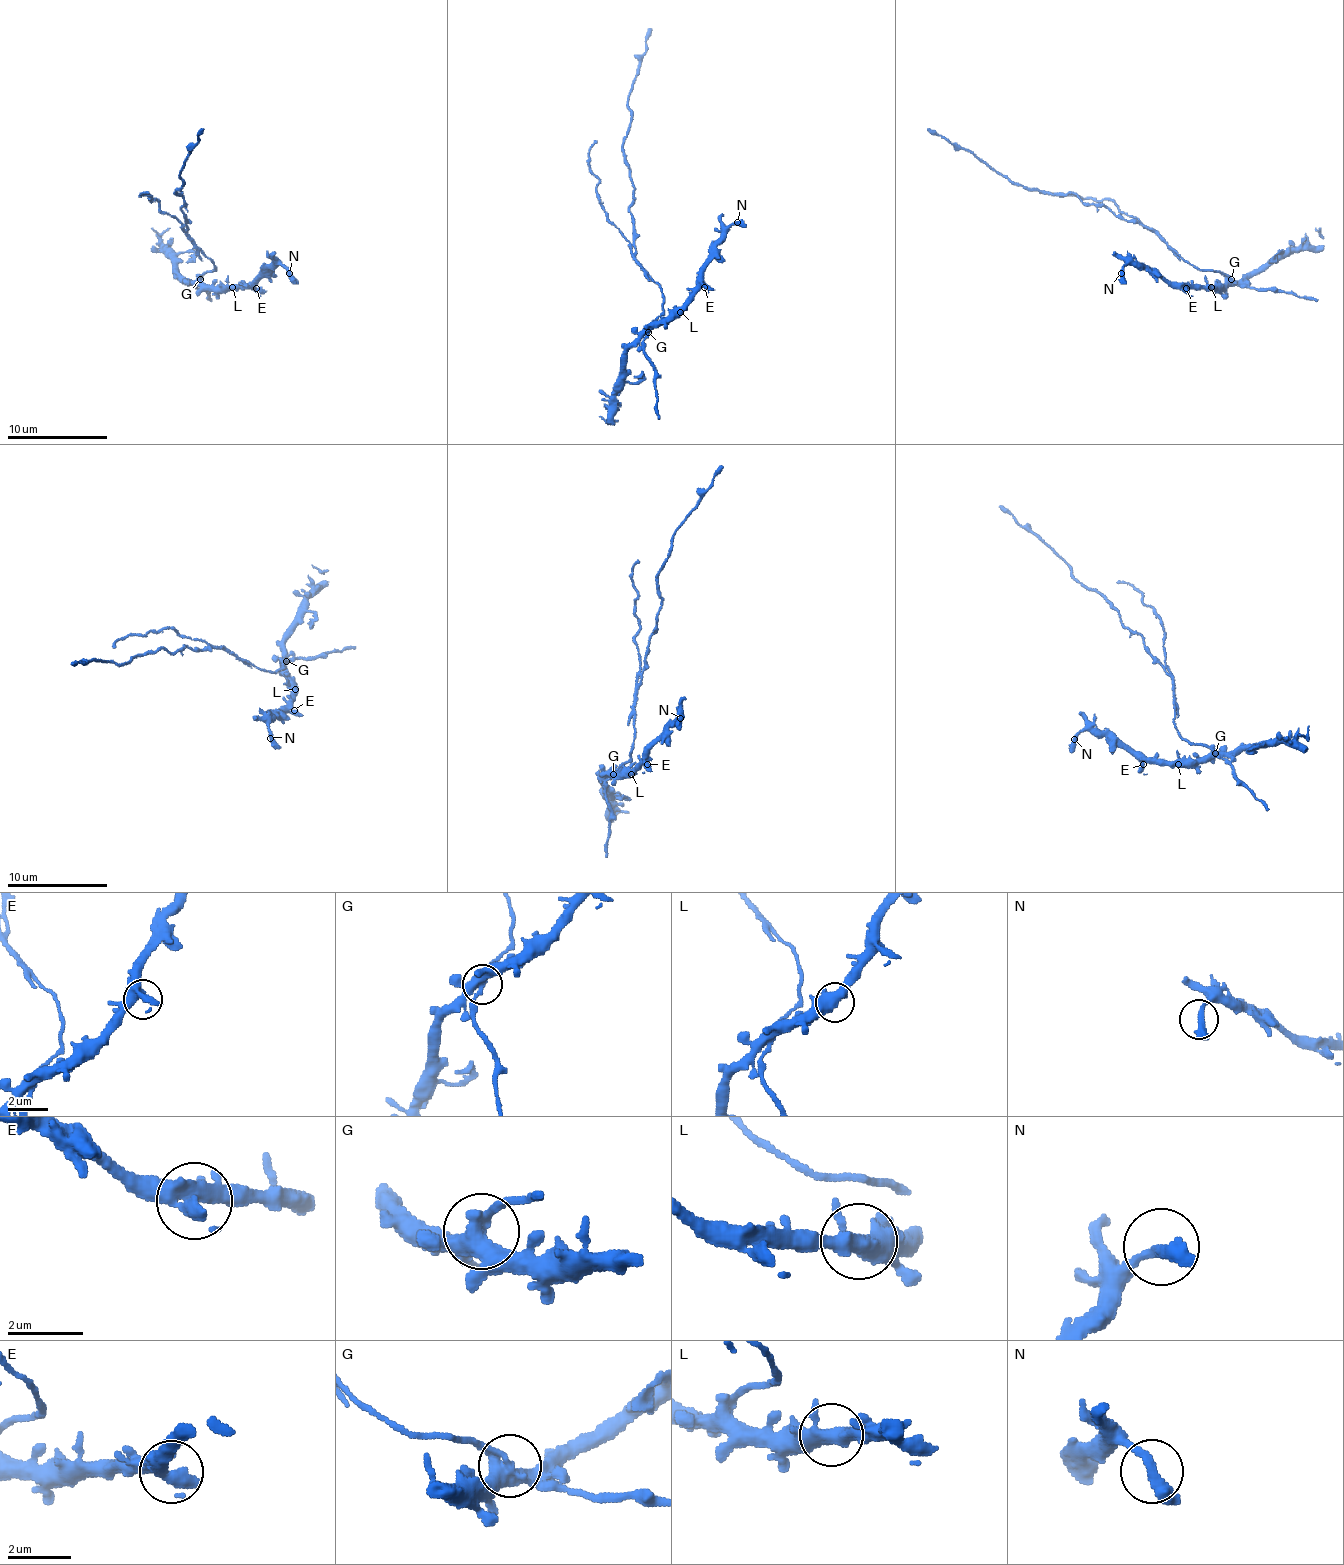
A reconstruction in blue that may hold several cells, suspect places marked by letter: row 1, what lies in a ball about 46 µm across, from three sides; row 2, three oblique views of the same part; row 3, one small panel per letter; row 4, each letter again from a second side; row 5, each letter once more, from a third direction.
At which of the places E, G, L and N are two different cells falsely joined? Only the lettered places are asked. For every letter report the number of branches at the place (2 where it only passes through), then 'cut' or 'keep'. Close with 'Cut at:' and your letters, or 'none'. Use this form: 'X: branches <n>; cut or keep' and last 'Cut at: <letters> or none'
E: branches 2; keep
G: branches 4; cut
L: branches 4; keep
N: branches 2; keep
Cut at: G

